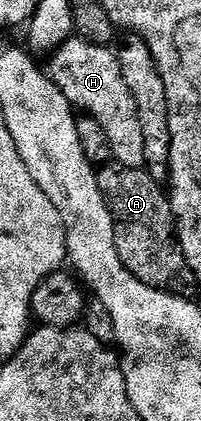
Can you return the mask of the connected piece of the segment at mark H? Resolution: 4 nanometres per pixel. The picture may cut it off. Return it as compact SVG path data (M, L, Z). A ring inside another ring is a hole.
M71 38L53 53L51 60L52 64L48 67L51 80L77 111L98 120L105 127L113 159L126 168L143 169L146 159L148 160L143 127L134 96L124 82L117 51L111 50L105 44Z

